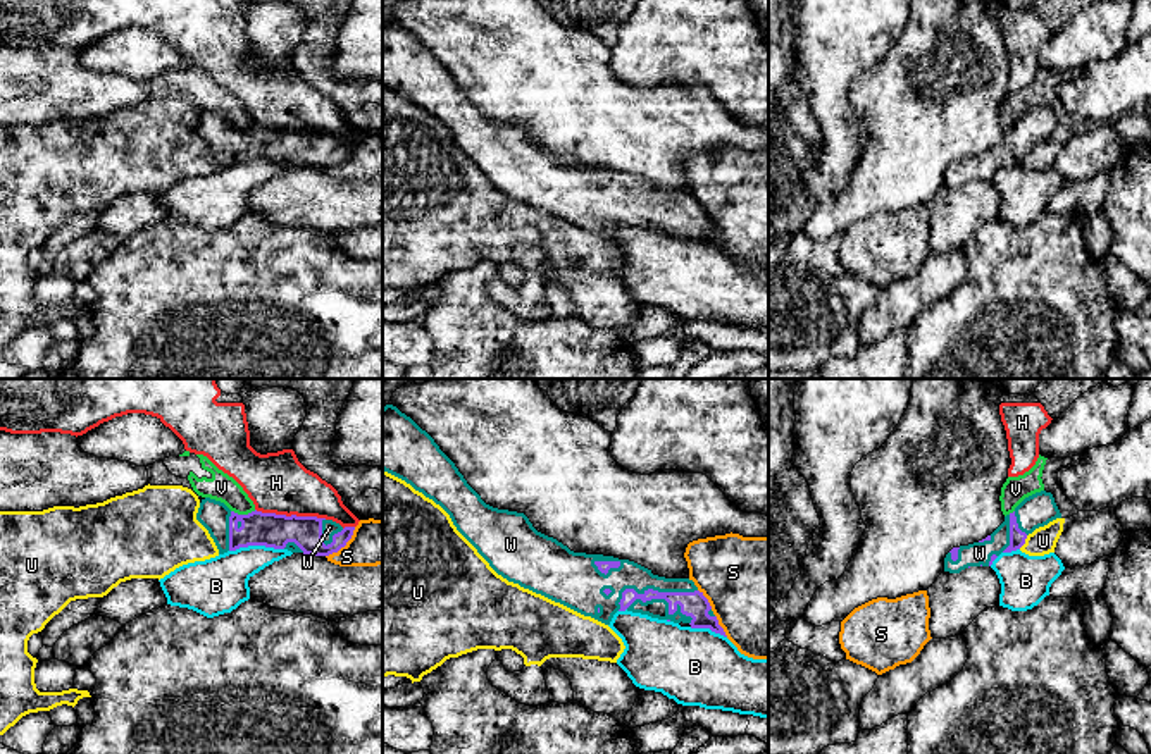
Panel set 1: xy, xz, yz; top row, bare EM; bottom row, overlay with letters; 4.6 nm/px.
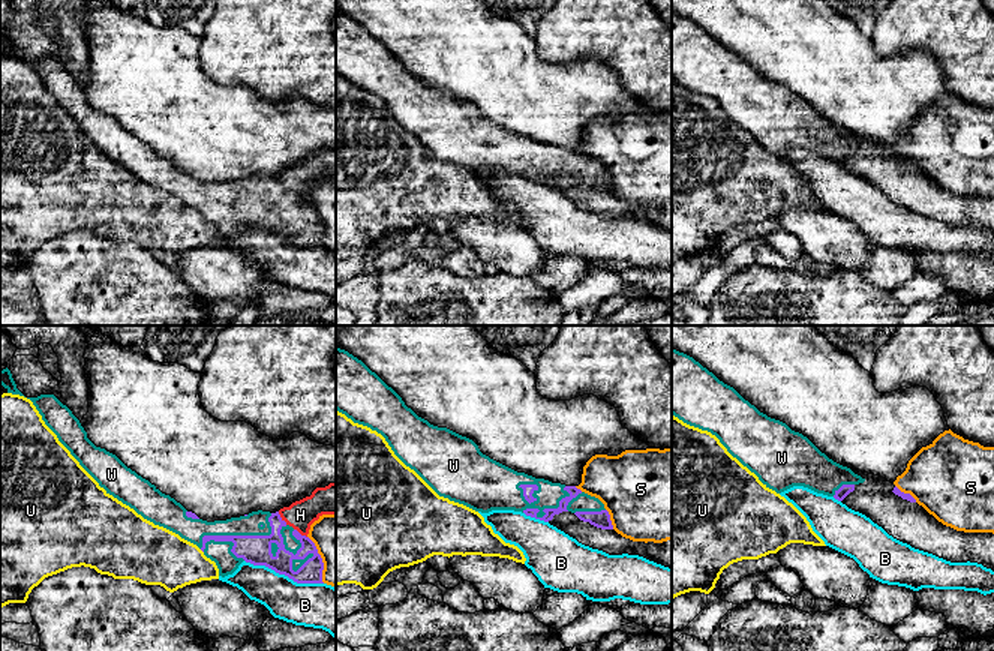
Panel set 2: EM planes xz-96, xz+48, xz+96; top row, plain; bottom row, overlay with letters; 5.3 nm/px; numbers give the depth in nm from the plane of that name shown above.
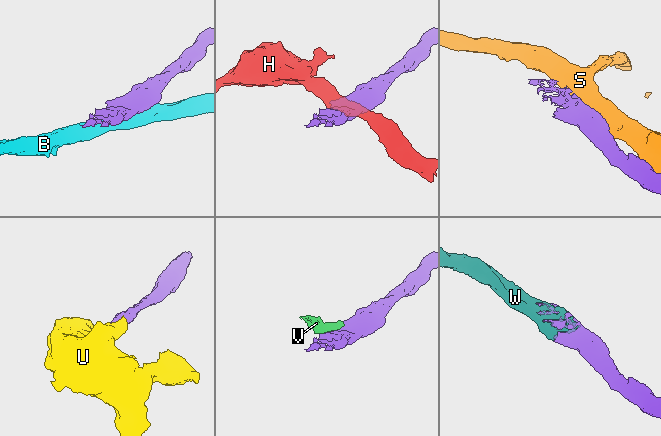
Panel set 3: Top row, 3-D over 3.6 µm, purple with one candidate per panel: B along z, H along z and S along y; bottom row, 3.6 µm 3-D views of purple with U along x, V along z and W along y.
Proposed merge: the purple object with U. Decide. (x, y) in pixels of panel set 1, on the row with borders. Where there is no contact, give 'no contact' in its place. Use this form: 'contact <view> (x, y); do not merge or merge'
contact yz (1024, 543); do not merge

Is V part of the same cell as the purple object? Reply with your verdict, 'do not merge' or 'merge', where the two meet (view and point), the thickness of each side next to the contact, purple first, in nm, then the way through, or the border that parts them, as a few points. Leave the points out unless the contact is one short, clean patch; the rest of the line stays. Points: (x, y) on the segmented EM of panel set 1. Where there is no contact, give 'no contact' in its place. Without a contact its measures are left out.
do not merge | xy (243, 515) | 160/130 nm | along xy (255, 510), (247, 513), (231, 512)

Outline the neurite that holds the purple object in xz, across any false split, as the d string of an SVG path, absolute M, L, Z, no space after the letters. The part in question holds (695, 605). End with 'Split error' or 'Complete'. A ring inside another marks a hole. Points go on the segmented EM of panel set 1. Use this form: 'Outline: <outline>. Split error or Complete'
Outline: M393 405L383 408L383 470L439 504L450 515L457 530L508 582L605 625L610 625L617 611L627 609L658 620L689 623L691 628L710 628L727 637L708 599L693 580L658 577L629 559L574 553L557 539L538 532L524 513L486 504L434 439Z. Split error

